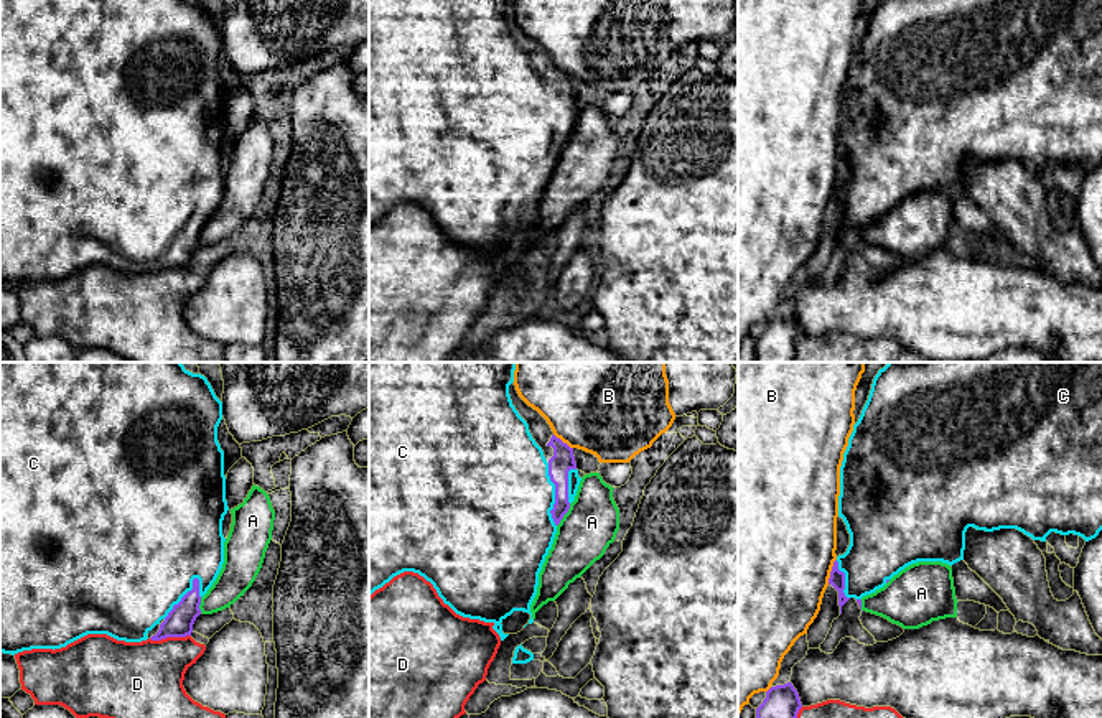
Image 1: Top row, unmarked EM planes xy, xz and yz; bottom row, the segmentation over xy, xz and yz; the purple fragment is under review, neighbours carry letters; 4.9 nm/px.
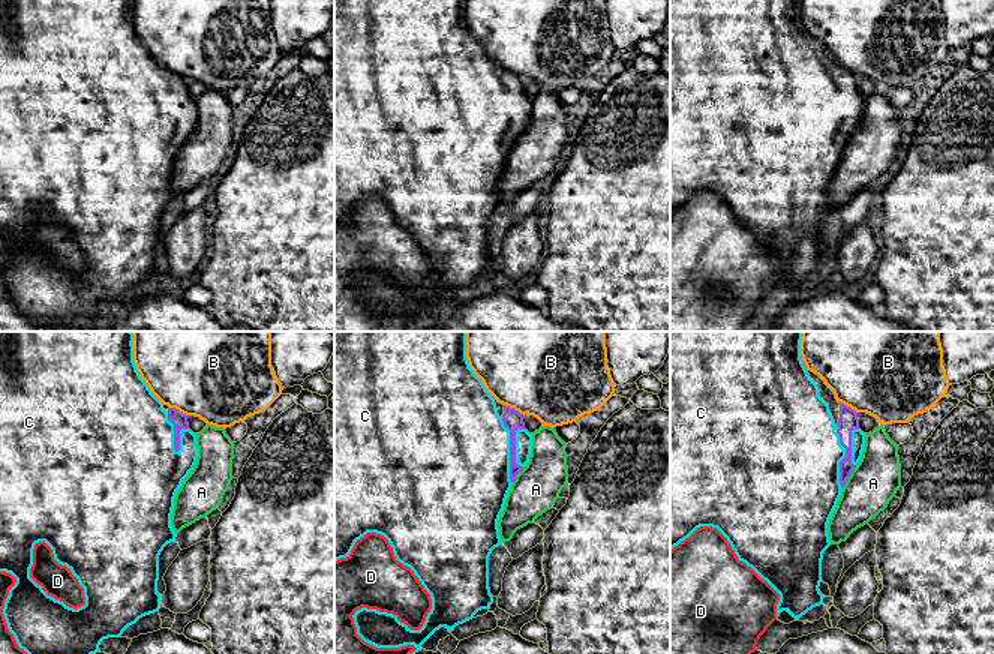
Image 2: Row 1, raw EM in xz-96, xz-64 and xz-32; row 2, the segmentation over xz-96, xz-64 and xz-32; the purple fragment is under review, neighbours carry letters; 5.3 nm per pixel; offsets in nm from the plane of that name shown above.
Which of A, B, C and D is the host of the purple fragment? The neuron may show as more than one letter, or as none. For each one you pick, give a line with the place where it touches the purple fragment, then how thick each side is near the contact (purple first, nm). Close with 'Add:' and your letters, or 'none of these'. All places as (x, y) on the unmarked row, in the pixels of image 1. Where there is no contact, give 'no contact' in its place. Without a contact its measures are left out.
C: contact xy (182, 229); calibres 140 and 500 nm
Add: C

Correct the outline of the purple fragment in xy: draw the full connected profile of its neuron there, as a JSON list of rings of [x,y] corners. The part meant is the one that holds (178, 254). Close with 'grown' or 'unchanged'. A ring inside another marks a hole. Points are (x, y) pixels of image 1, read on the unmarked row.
[[[0,0],[0,283],[18,285],[31,280],[61,280],[87,265],[107,265],[117,272],[142,273],[158,255],[152,272],[166,268],[186,268],[201,245],[201,229],[216,212],[224,194],[222,152],[227,145],[224,82],[217,72],[217,58],[222,51],[222,33],[216,28],[211,15],[201,5],[186,0]]]; grown

